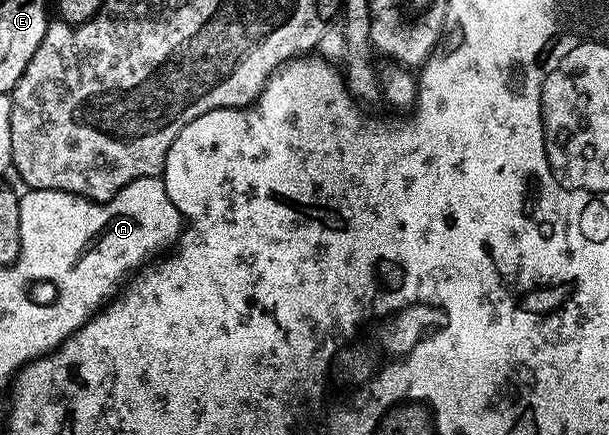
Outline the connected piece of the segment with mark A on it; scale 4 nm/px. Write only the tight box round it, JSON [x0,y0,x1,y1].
[16,177,185,327]

